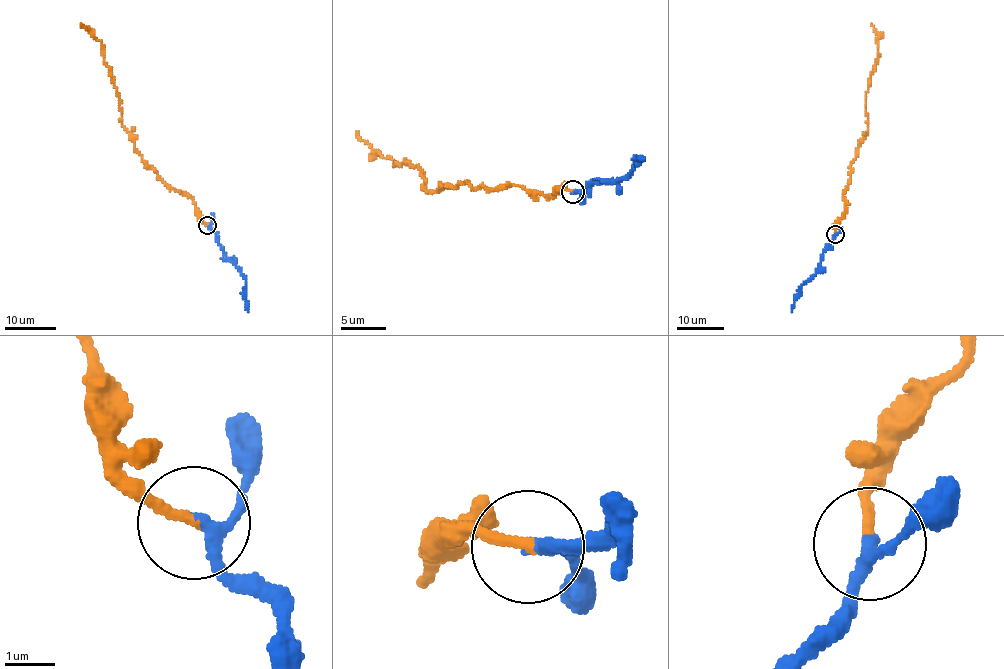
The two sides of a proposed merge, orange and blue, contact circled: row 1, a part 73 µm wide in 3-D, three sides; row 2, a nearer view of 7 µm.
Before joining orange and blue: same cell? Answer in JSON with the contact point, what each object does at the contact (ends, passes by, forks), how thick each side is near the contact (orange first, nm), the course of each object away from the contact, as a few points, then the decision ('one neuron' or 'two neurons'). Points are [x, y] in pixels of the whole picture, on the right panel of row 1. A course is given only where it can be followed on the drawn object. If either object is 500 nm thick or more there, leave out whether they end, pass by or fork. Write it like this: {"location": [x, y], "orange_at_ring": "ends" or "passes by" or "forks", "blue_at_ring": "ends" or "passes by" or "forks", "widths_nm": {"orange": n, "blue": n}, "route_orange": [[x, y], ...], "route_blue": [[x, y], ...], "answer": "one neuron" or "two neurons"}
{"location": [835, 234], "orange_at_ring": "ends", "blue_at_ring": "passes by", "widths_nm": {"orange": 220, "blue": 200}, "route_orange": [[834, 234], [845, 211], [851, 163], [867, 130], [866, 96], [878, 50], [871, 24]], "route_blue": [[834, 234], [820, 266], [801, 286], [791, 311]], "answer": "one neuron"}

